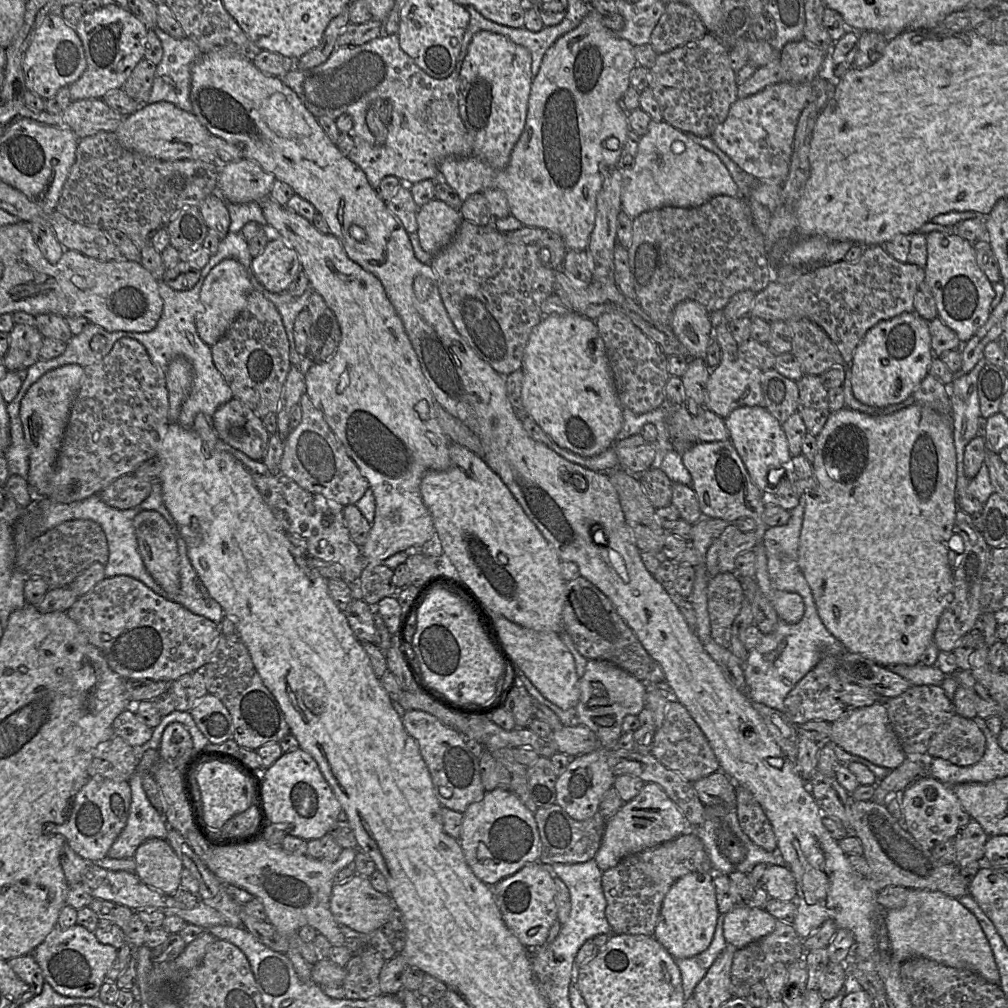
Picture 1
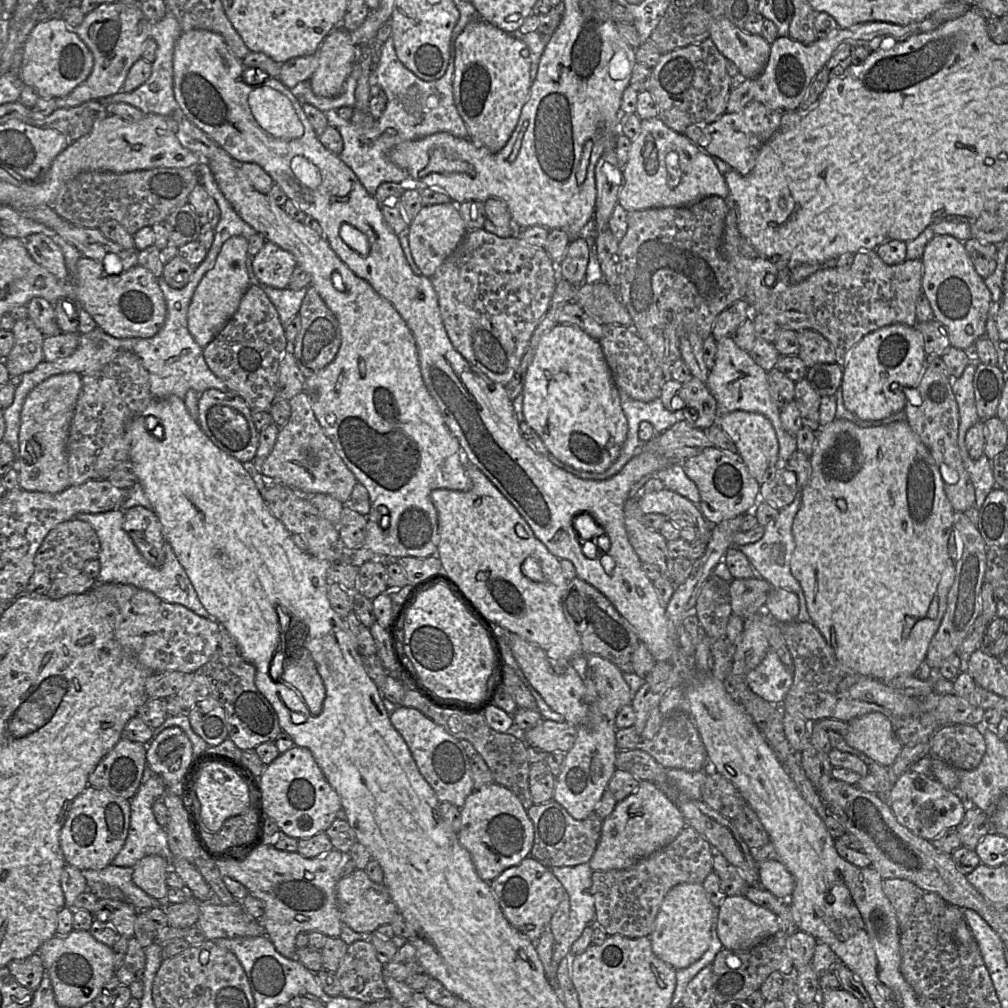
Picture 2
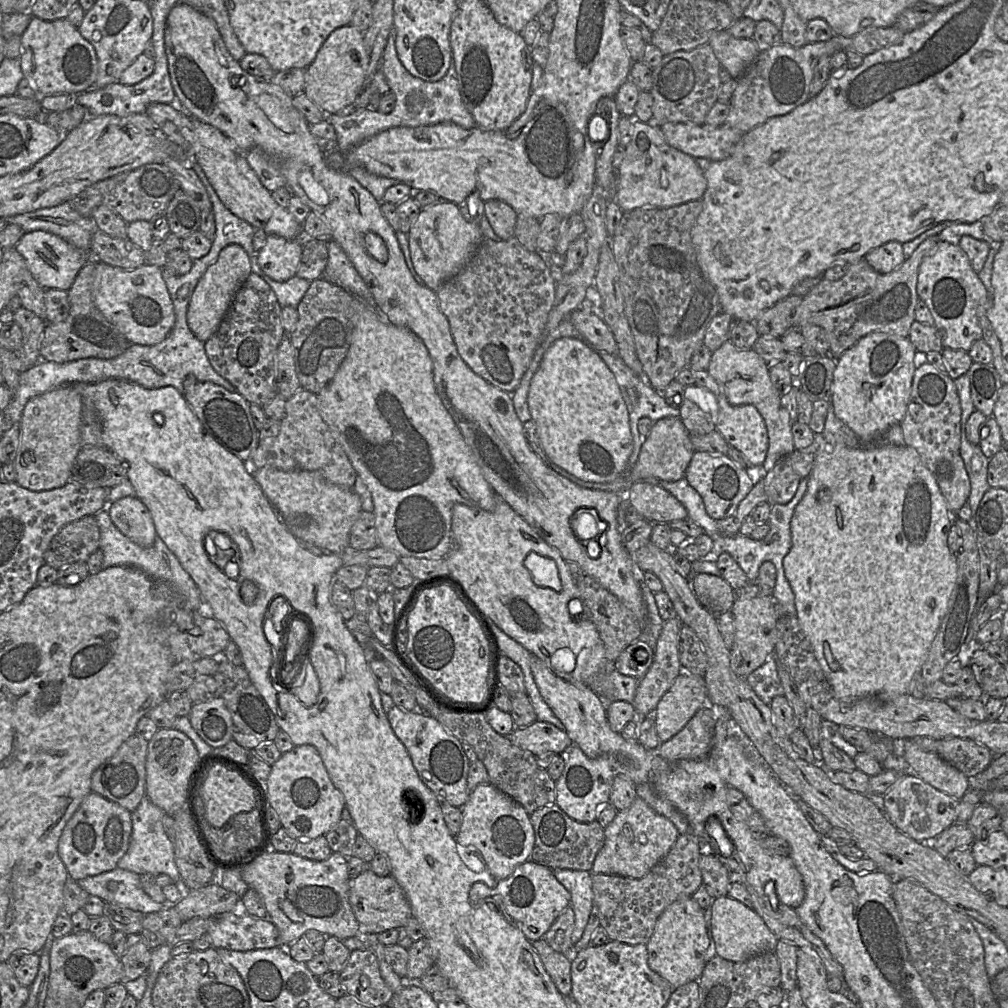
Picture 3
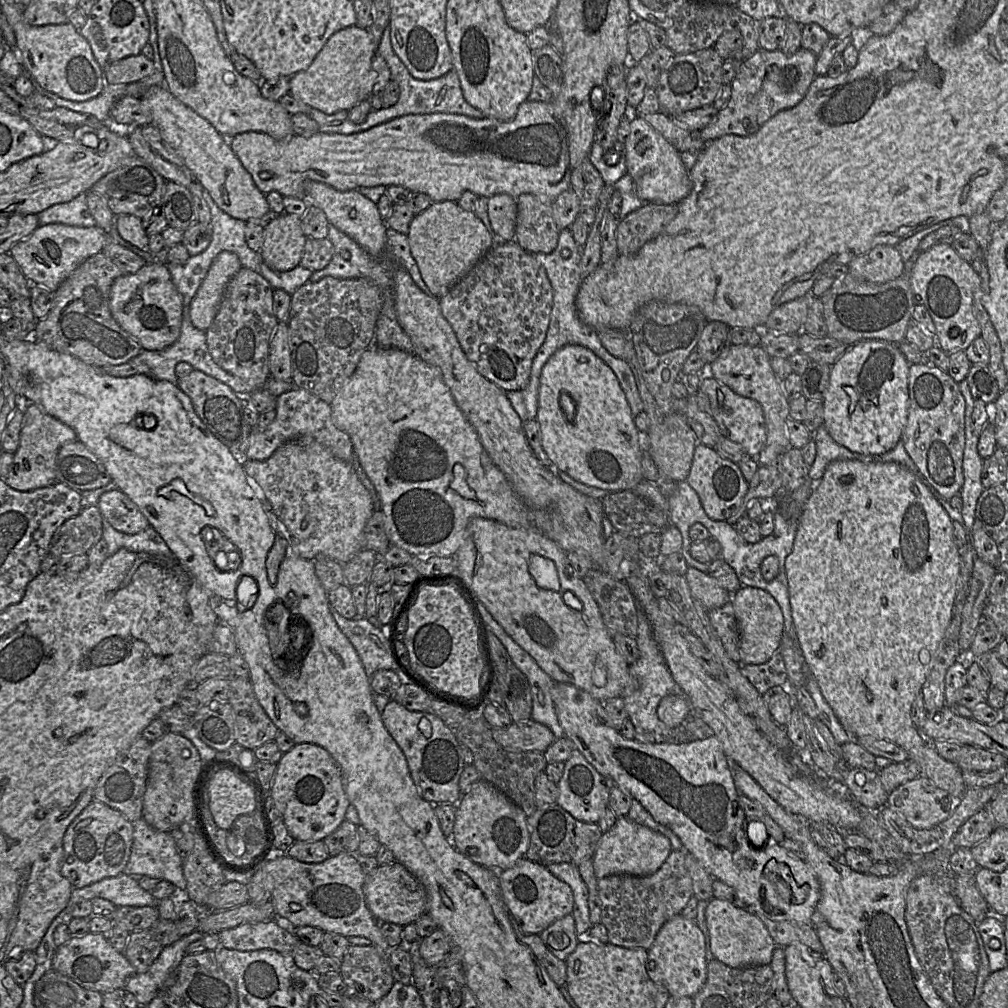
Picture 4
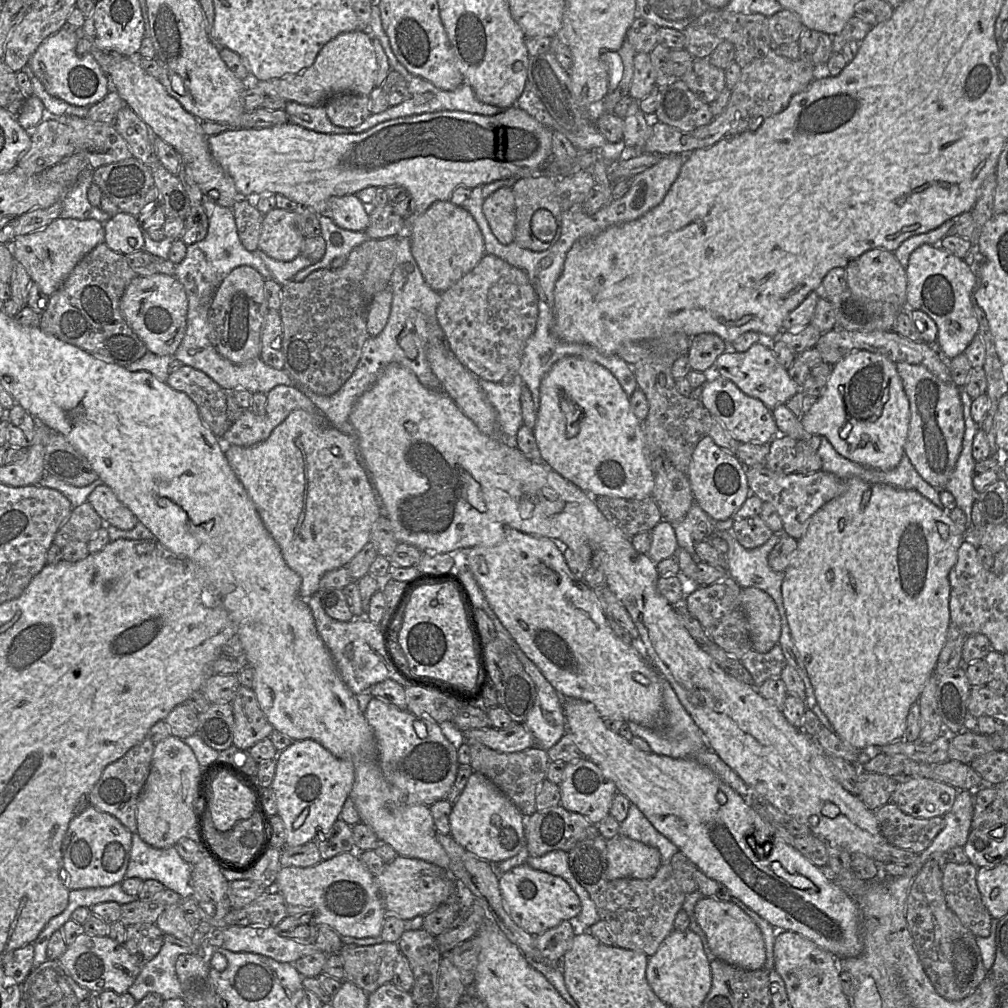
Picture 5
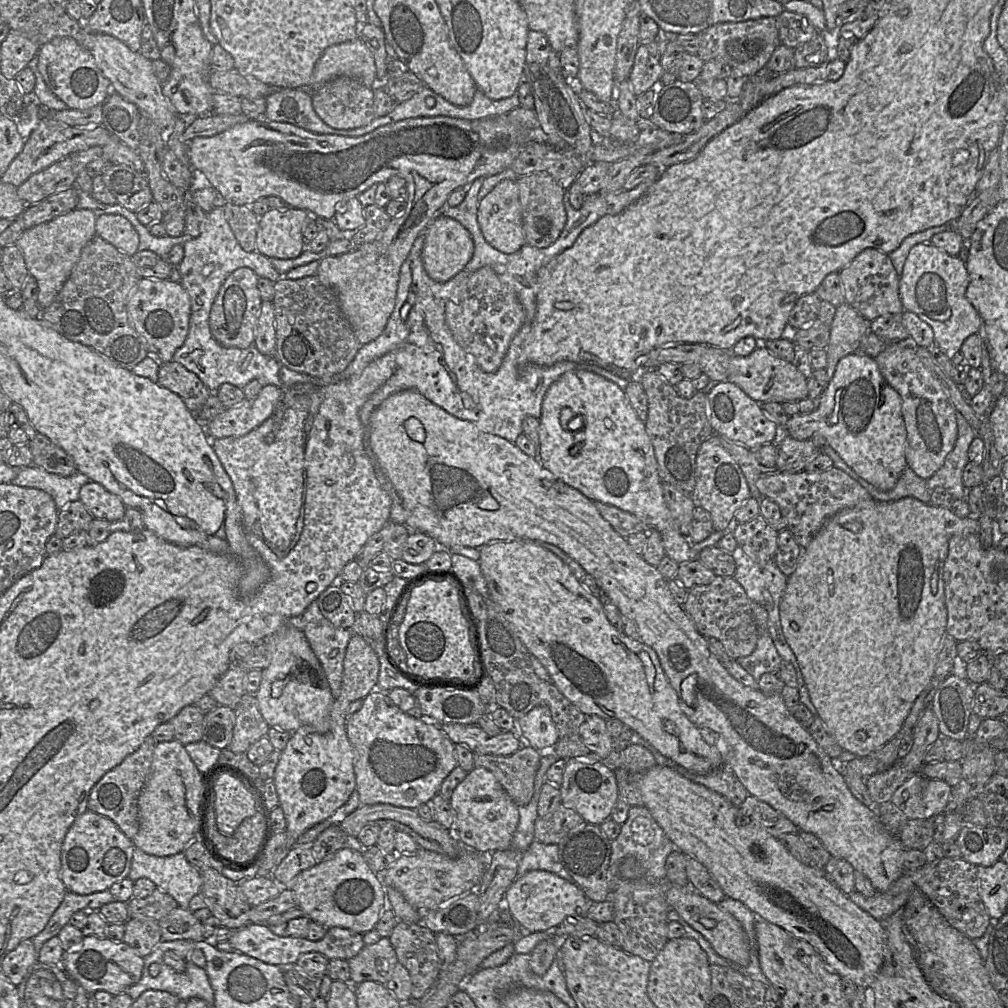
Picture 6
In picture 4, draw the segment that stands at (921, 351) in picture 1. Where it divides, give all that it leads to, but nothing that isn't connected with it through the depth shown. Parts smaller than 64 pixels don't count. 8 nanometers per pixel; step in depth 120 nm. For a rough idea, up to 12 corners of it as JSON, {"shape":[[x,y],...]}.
{"shape":[[860,341],[831,366],[823,426],[851,452],[901,439],[910,364]]}

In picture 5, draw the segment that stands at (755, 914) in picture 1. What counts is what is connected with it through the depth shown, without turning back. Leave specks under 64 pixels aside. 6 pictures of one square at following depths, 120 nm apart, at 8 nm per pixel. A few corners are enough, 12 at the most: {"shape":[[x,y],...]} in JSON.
{"shape":[[704,897],[694,913],[717,960],[764,968],[754,920],[734,901]]}

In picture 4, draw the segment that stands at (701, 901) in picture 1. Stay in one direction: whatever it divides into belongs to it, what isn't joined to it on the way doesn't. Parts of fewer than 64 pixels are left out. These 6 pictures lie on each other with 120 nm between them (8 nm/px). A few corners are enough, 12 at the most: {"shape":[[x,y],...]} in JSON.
{"shape":[[681,914],[647,952],[649,978],[670,996],[705,984],[705,938]]}

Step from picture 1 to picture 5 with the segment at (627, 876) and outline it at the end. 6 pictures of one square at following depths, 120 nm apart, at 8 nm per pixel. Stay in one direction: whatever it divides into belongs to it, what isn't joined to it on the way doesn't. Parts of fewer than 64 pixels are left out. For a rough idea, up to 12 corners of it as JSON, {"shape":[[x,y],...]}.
{"shape":[[671,864],[609,881],[615,946],[654,955],[685,900]]}

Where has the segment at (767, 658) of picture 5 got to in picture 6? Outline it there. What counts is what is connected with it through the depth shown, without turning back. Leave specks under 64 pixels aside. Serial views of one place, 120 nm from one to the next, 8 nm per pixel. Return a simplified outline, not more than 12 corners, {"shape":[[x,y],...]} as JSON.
{"shape":[[768,628],[754,651],[735,659],[757,682],[782,662]]}

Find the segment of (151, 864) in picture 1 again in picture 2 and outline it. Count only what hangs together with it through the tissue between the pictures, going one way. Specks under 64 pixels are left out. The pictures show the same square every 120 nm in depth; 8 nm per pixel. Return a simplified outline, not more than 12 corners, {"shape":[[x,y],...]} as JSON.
{"shape":[[148,855],[133,867],[133,881],[167,901],[168,861]]}

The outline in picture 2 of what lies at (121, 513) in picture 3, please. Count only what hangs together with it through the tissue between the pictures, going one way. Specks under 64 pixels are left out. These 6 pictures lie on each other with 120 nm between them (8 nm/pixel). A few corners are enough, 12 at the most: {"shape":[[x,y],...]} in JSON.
{"shape":[[152,509],[124,511],[123,529],[149,564],[164,563],[162,525]]}

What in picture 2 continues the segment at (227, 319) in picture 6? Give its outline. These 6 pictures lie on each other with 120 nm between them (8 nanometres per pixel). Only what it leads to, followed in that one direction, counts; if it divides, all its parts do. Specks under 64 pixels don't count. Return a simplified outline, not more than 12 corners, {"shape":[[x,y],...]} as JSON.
{"shape":[[261,287],[204,347],[251,410],[276,400],[285,328]]}

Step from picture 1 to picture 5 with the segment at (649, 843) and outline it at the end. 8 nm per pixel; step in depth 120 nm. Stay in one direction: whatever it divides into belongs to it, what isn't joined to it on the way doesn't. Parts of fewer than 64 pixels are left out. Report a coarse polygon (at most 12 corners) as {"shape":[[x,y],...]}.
{"shape":[[618,834],[607,840],[607,878],[650,879],[657,848]]}

